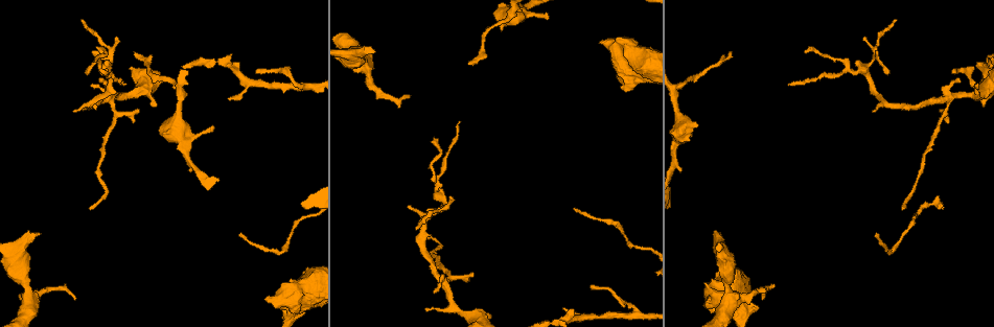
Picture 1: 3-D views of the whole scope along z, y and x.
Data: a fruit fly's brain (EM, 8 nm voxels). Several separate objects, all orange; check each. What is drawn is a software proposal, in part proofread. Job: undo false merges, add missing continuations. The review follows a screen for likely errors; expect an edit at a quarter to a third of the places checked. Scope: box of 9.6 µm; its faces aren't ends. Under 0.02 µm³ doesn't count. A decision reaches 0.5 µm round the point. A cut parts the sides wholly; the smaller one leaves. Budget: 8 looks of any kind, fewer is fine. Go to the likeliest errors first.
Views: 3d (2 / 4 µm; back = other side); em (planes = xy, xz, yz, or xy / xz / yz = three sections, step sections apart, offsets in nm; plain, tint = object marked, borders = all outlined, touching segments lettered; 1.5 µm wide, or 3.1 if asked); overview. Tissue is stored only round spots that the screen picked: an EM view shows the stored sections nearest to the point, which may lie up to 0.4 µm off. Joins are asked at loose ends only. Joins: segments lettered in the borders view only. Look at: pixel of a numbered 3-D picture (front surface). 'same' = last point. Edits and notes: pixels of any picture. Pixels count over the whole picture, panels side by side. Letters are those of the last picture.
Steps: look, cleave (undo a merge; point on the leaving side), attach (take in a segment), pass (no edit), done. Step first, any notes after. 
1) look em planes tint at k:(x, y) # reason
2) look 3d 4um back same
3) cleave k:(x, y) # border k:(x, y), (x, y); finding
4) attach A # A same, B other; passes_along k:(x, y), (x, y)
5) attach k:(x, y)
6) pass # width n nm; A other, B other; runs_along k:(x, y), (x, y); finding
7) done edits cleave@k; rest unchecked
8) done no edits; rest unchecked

look 3d 4um at 1:(600, 43)

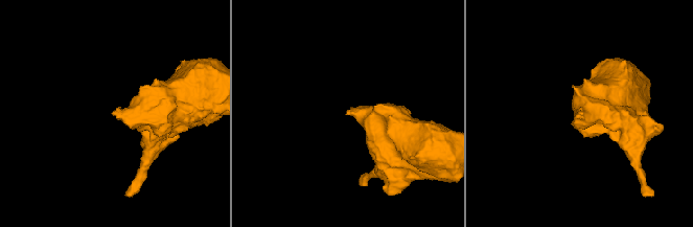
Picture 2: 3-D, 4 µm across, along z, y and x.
look em xy step 4 tint at 2:(114, 113)

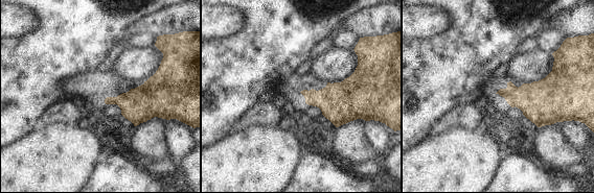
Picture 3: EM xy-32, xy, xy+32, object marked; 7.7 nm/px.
look em xy step 4 borders same # what lies round it

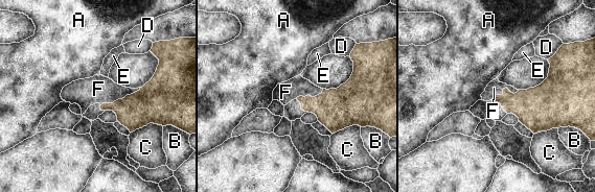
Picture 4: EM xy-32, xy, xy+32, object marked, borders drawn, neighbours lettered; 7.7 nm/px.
attach F # longest_contact F 340 nm; A other, B other, C other, D other, E other, F same; passes_along 4:(153, 102), (120, 99), (98, 89); the cell continues

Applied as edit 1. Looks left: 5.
look em planes borders at 1:(374, 50) # stops while still wide

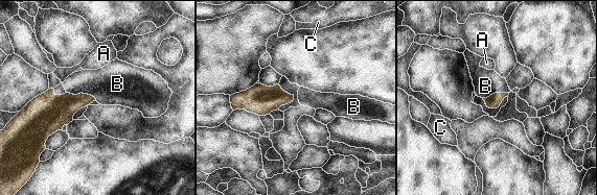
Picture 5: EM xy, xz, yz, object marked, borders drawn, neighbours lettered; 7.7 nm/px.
attach B # longest_contact B 240 nm; A other, B same, C other; passes_along 5:(54, 111), (82, 93), (113, 84); it goes on there

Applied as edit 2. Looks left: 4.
look overview

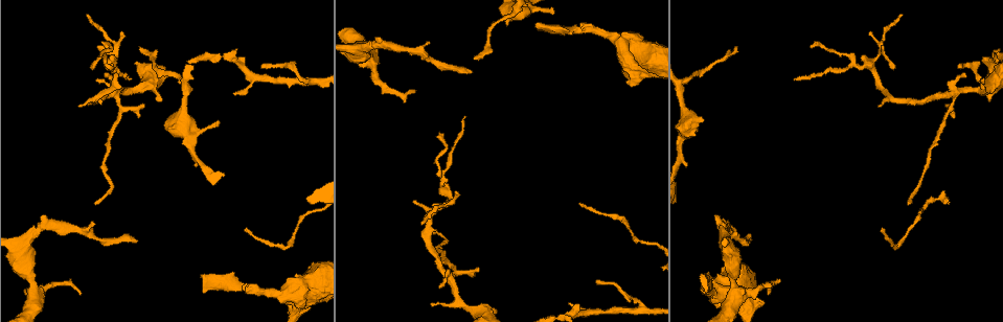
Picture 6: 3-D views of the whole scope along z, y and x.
look 3d 2um at 6:(750, 243)

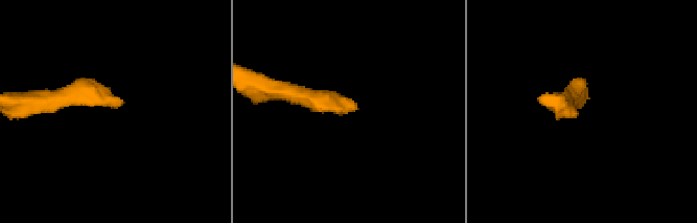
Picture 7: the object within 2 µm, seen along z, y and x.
look em planes borders at 7:(358, 108)

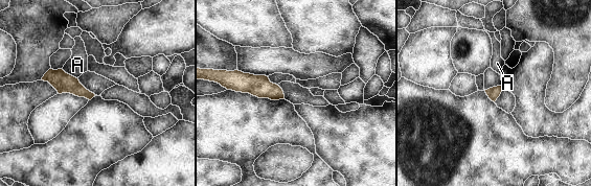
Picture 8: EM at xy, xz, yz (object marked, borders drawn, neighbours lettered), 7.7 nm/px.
pass # width 90 nm; A other; border 8:(62, 69), (76, 78); no lettered segment goes on from it

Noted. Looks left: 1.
look em planes borders at 6:(44, 289) # sudden change in width

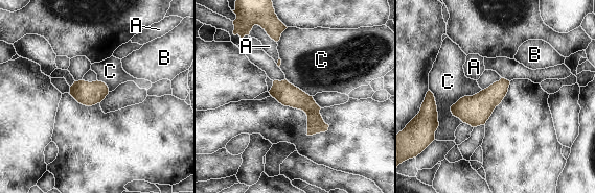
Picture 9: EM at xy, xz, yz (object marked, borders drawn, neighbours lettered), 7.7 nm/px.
pass # A other, B other, C other; runs_along 9:(275, 83), (297, 98), (324, 128); continuous, no second cell

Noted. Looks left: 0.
done edits attach@4, attach@5; rest unchecked

